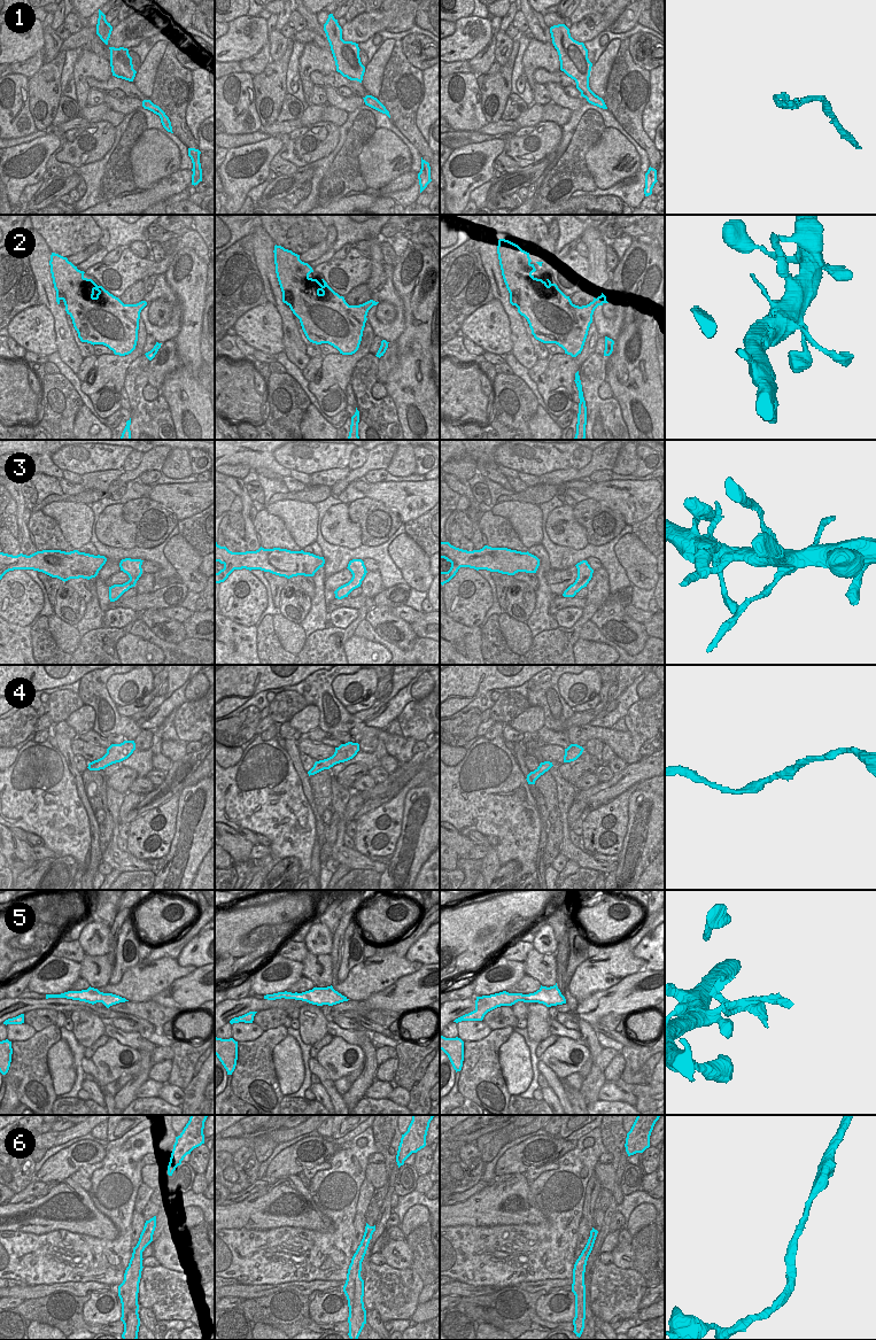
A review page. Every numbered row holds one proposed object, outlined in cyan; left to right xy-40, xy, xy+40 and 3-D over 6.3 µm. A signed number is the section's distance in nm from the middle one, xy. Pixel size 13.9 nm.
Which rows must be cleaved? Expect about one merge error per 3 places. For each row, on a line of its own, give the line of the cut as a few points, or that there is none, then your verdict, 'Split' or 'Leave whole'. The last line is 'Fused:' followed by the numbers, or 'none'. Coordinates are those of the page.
1: No split. Leave whole
2: No split. Leave whole
3: Split along xy+40 (580, 573), (579, 589). Split
4: No split. Leave whole
5: No split. Leave whole
6: No split. Leave whole
Fused: 3

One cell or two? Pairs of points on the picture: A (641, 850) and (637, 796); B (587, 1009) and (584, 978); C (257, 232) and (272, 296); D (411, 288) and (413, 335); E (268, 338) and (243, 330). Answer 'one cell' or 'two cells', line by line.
A: one cell
B: two cells
C: one cell
D: one cell
E: one cell

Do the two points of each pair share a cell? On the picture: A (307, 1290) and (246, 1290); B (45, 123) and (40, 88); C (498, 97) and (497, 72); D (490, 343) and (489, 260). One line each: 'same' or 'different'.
A: same
B: same
C: same
D: different

